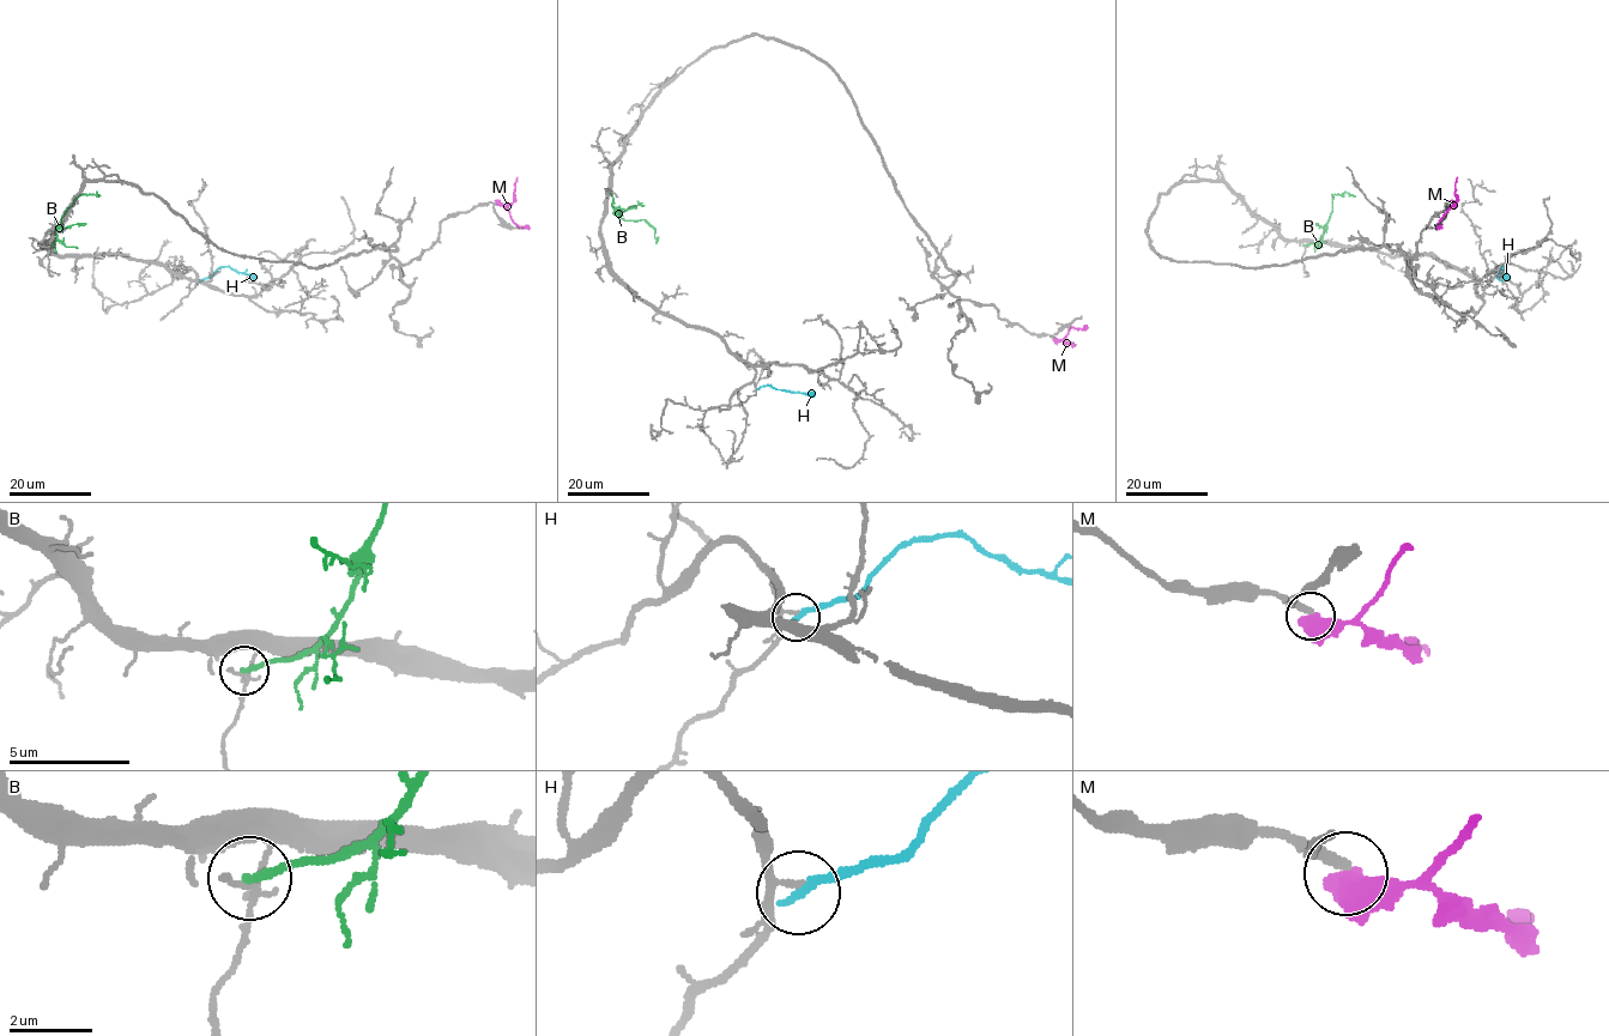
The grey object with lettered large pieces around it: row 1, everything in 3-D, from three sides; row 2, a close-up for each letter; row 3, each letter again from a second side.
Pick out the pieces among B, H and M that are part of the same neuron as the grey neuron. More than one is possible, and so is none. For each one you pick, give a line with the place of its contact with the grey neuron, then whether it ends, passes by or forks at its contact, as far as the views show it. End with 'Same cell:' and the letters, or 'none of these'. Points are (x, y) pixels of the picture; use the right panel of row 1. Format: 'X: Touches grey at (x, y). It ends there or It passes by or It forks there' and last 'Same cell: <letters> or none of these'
Same cell: none of these

